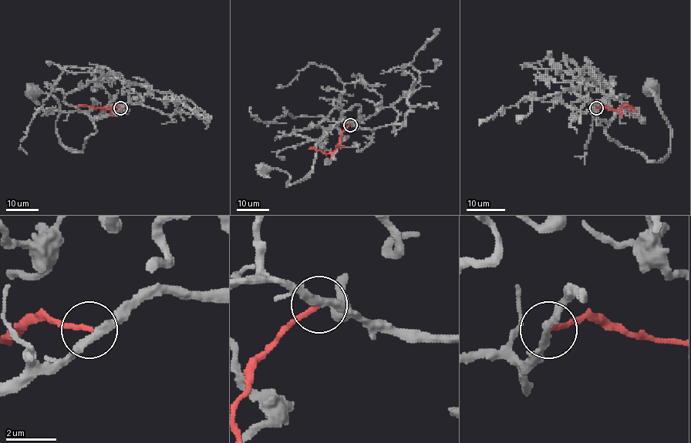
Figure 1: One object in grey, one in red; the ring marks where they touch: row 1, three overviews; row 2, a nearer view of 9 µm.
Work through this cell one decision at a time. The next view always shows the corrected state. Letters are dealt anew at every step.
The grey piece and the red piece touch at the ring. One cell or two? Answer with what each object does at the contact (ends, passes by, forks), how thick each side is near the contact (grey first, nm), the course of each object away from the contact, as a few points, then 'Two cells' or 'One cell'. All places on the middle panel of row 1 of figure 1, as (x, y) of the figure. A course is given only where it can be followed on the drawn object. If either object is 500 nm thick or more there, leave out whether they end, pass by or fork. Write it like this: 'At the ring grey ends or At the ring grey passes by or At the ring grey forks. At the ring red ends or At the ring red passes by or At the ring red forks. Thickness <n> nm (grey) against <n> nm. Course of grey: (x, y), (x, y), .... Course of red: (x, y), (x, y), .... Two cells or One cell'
At the ring grey passes by. At the ring red ends. Thickness 320 nm (grey) against 200 nm. Course of grey: (351, 124), (338, 122), (309, 139), (294, 133), (321, 116), (287, 113), (260, 122), (251, 106). Course of red: (351, 124), (342, 133), (340, 142), (332, 152), (323, 153), (308, 149). Two cells

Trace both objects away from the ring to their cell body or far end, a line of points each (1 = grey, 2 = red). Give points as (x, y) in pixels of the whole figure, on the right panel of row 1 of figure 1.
1: (596, 108), (600, 120), (615, 116), (586, 58), (582, 81), (593, 126), (585, 155), (574, 157)
2: (596, 108), (631, 107), (626, 103)

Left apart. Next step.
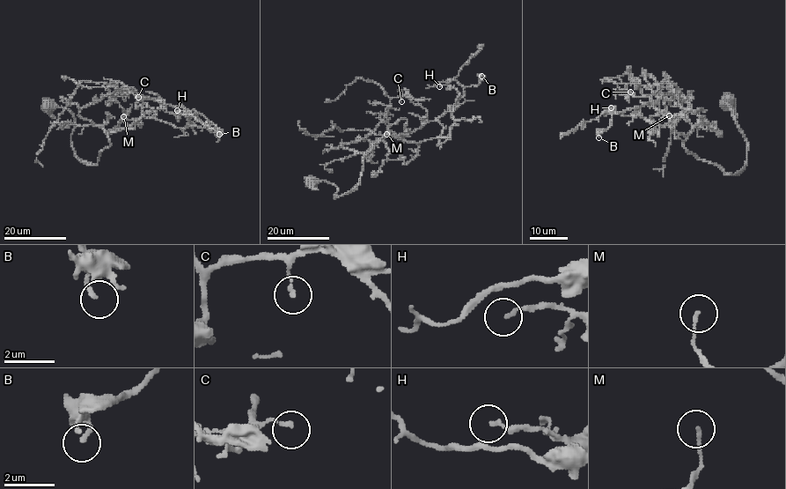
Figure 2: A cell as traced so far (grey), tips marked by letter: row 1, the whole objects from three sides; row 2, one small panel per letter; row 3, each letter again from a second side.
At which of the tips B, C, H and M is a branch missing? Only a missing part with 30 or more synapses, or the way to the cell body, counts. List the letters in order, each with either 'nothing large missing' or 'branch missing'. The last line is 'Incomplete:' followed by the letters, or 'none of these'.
B: nothing large missing
C: nothing large missing
H: nothing large missing
M: nothing large missing
Incomplete: none of these

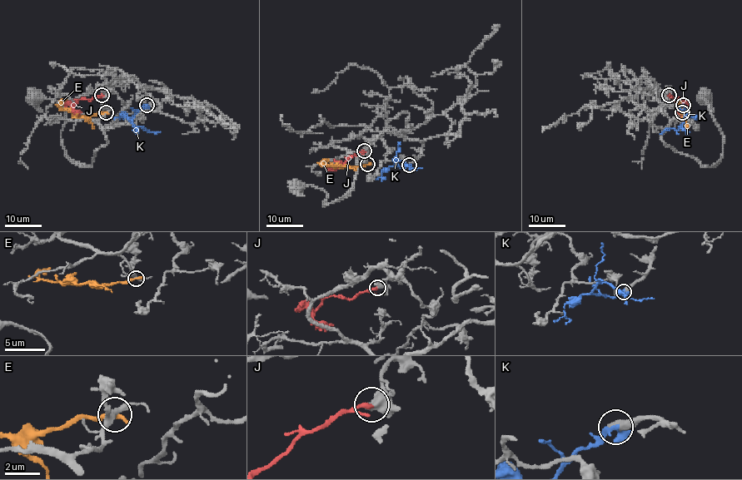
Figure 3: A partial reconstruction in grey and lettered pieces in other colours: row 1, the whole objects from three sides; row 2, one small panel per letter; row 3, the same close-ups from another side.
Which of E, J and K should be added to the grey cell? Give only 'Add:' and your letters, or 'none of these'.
Add: J, K

